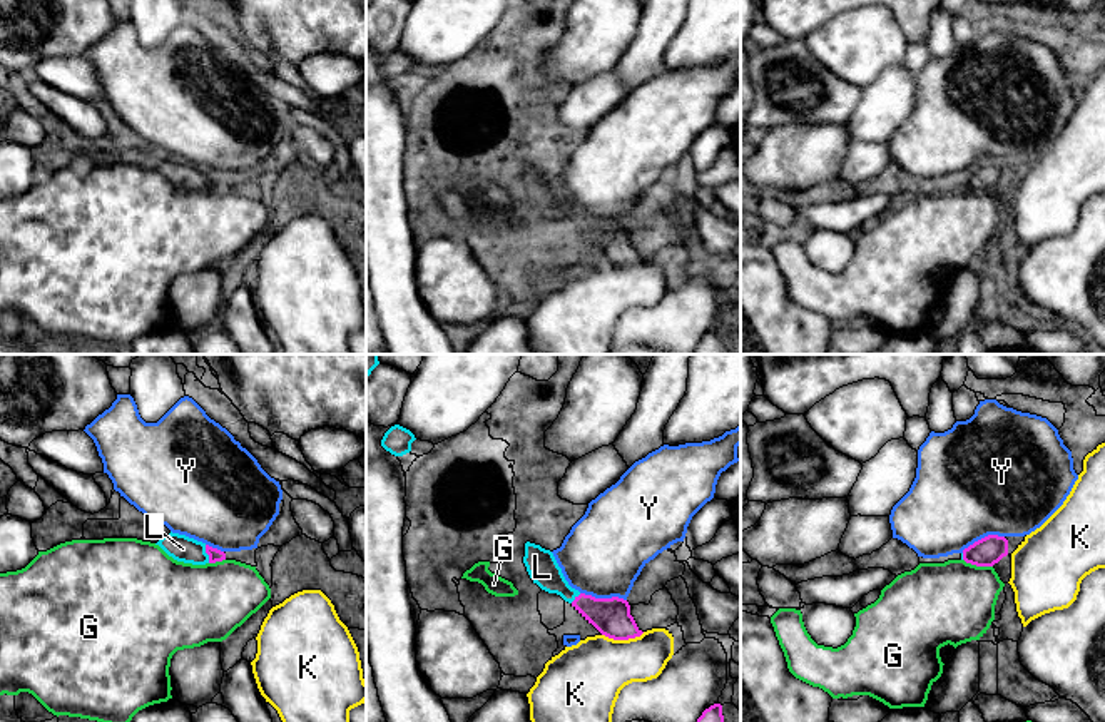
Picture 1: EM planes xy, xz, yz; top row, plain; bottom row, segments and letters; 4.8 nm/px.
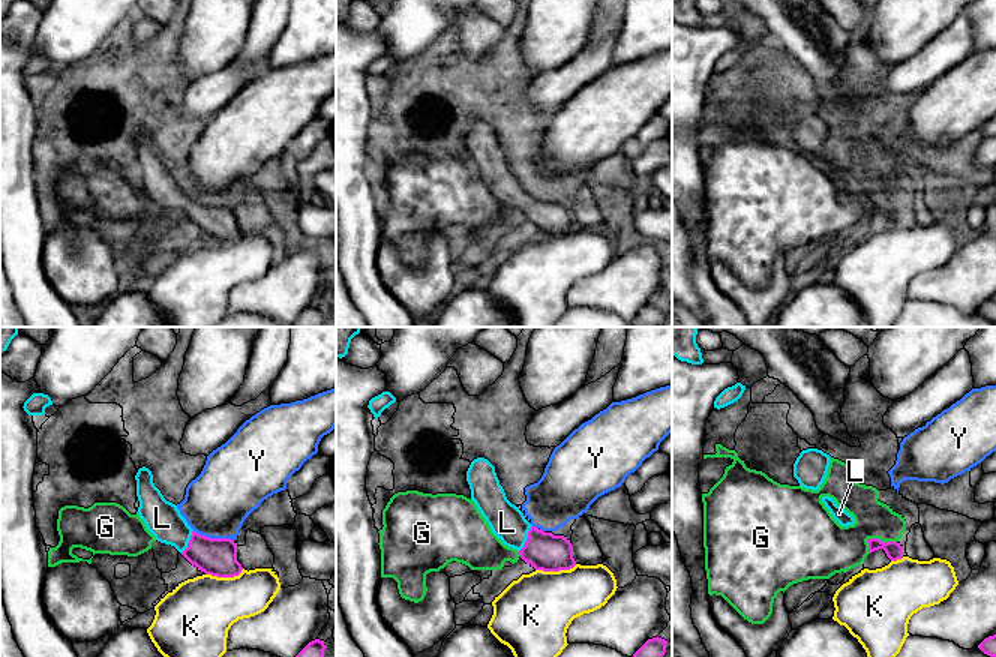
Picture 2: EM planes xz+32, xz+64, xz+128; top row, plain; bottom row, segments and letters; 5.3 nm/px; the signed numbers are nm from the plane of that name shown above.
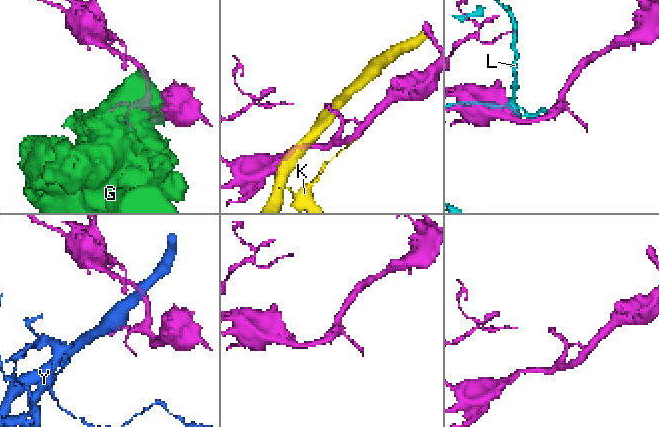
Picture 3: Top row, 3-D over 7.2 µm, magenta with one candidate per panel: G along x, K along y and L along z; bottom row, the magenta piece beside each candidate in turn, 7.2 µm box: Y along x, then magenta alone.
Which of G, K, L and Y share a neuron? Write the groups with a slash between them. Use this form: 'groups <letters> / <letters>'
groups G / K / L / Y

